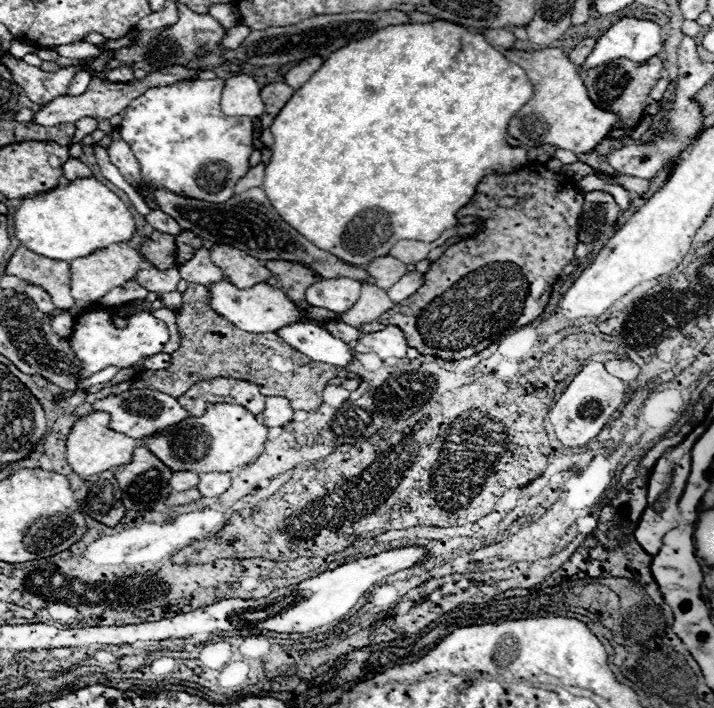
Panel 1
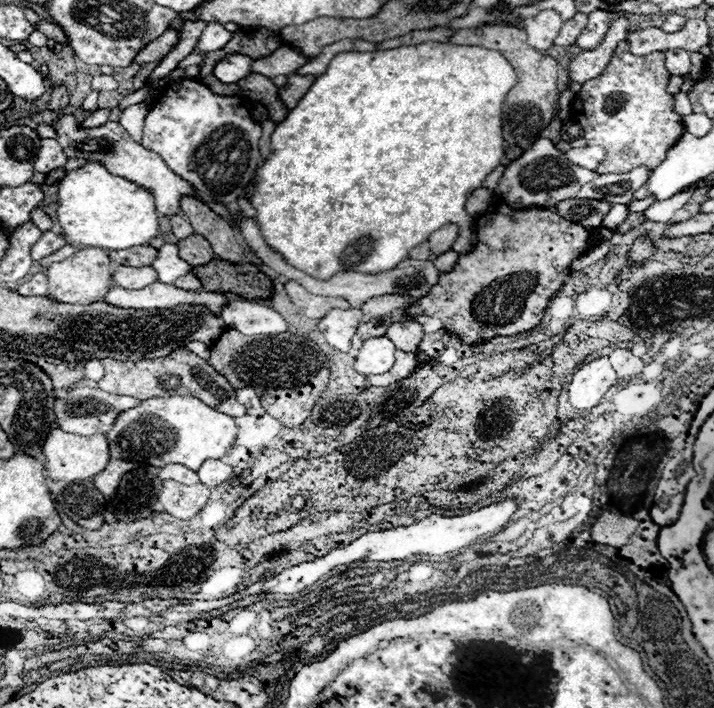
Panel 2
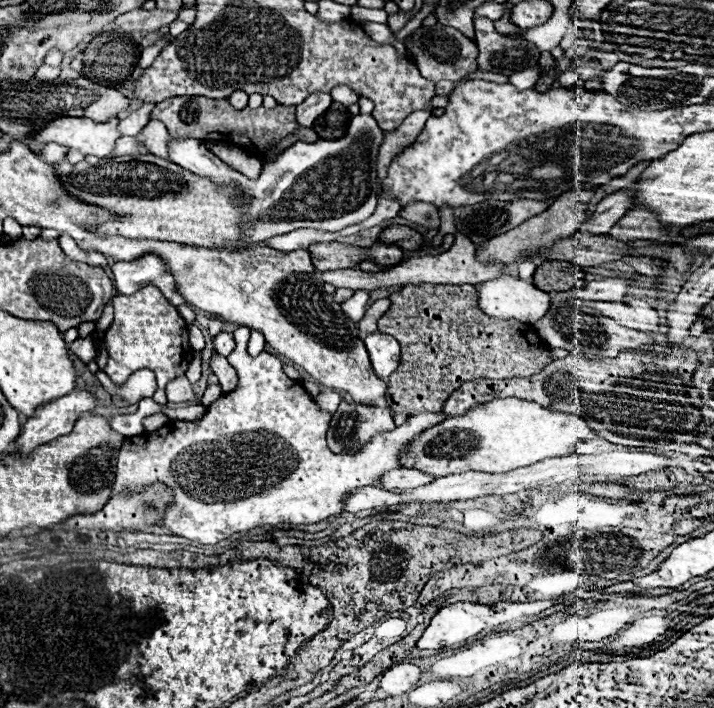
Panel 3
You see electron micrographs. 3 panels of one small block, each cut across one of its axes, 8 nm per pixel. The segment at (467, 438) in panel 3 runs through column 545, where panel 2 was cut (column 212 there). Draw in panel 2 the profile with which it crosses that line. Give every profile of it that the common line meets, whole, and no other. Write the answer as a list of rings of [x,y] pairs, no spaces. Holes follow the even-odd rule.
[[[168,396],[150,398],[140,406],[124,412],[120,420],[108,432],[110,456],[120,460],[132,460],[132,452],[142,452],[142,462],[156,468],[166,464],[184,464],[186,468],[198,472],[202,462],[220,460],[238,436],[238,426],[232,416],[216,412],[202,400],[194,396]]]

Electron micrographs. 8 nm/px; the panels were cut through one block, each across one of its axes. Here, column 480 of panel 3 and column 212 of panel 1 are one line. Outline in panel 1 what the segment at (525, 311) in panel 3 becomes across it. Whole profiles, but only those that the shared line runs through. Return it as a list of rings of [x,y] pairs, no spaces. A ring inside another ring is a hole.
[[[224,278],[224,280],[220,280],[220,284],[210,284],[208,290],[210,290],[208,302],[210,302],[212,310],[216,314],[224,316],[228,322],[232,322],[236,328],[240,328],[244,332],[254,332],[254,334],[276,332],[282,326],[302,320],[302,314],[292,304],[292,300],[288,300],[288,296],[284,296],[284,292],[280,288],[274,288],[266,282],[246,288],[246,290],[240,290]]]

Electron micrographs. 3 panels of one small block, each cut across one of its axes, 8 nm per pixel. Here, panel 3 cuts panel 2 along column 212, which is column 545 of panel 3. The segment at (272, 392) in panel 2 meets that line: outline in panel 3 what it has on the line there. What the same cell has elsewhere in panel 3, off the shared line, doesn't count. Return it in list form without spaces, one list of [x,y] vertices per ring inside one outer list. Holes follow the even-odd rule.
[[[408,284],[390,296],[388,312],[378,320],[378,332],[394,336],[402,346],[398,372],[390,376],[388,408],[408,414],[440,412],[450,392],[474,378],[528,378],[554,362],[552,350],[530,324],[494,320],[478,310],[476,288],[470,284]]]

